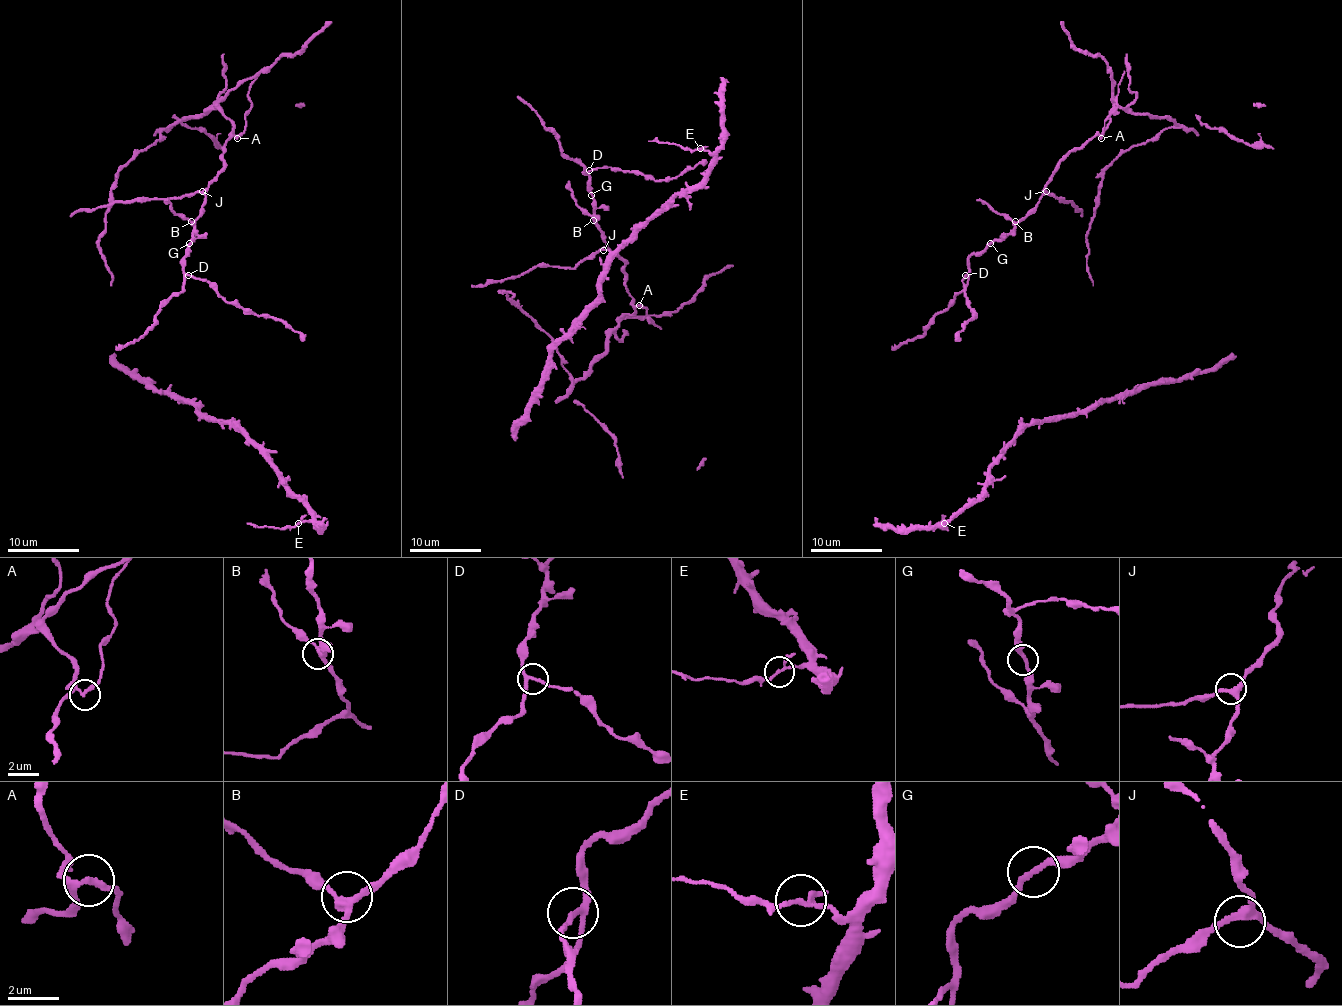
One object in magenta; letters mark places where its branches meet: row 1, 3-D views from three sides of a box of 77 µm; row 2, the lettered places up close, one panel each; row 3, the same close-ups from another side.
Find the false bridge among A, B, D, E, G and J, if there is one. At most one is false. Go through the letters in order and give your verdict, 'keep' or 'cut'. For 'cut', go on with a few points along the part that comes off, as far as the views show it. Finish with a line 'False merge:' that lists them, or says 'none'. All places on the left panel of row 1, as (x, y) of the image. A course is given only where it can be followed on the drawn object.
A: cut; course (238, 137), (245, 128), (245, 114), (252, 105), (248, 87), (259, 71)
B: keep
D: keep
E: keep
G: keep
J: keep
False merge: A

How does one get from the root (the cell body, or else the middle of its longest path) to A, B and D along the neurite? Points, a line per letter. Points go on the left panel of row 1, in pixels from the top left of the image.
A: (191, 244), (193, 221), (200, 214), (205, 189), (223, 166), (223, 146), (230, 135), (238, 137)
B: (191, 244), (191, 221)
D: (191, 244), (182, 268), (188, 275)

